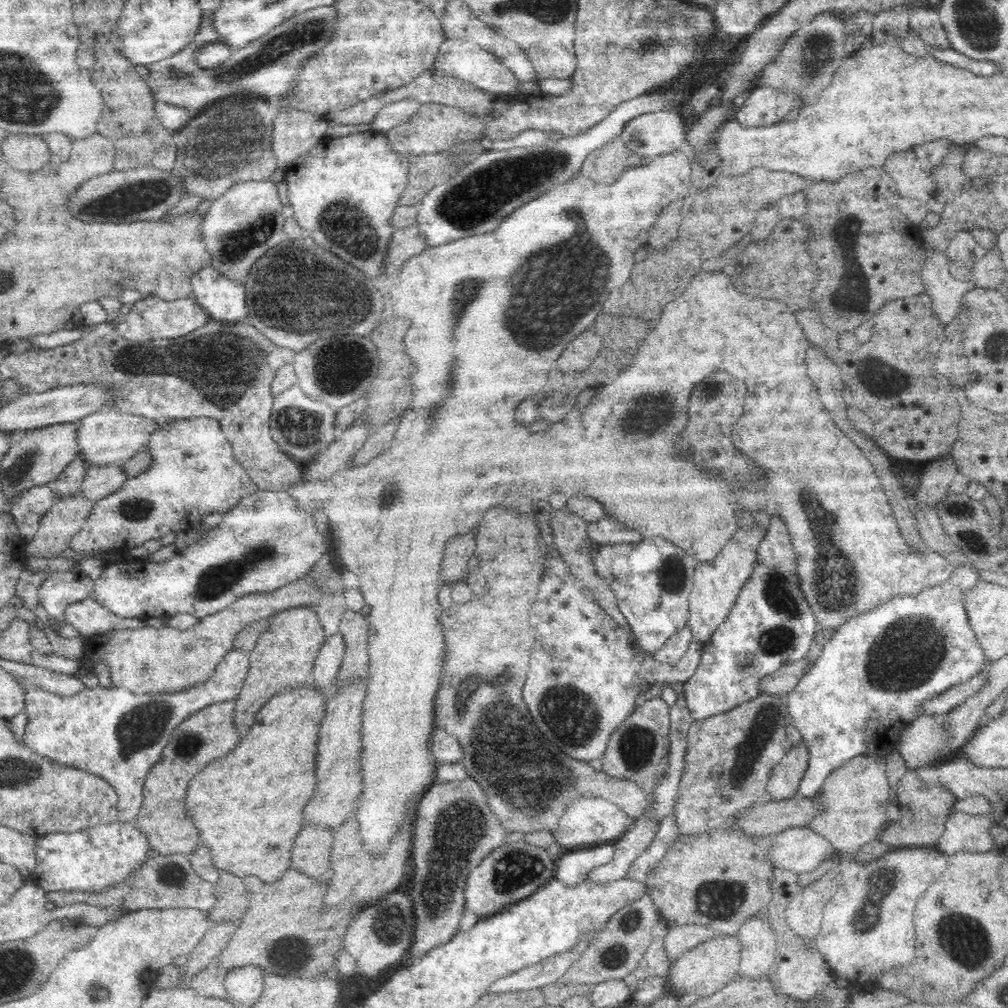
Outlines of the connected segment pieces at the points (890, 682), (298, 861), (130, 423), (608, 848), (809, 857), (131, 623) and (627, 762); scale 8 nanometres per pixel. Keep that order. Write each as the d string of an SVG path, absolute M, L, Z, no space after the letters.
M972 563L961 564L955 567L955 570L954 576L946 584L940 584L940 586L934 586L934 588L926 588L916 598L914 596L894 596L886 604L882 604L882 606L878 606L874 610L868 610L864 614L858 614L854 618L849 618L835 630L834 635L831 636L828 642L821 649L818 649L818 660L812 665L810 670L807 670L803 674L803 678L799 681L799 684L786 697L788 713L790 713L792 720L794 720L794 726L800 731L803 742L808 745L807 749L809 752L808 766L802 780L800 780L800 786L798 786L797 790L797 794L800 797L818 796L826 777L839 766L848 762L848 760L852 760L854 756L877 754L878 756L886 757L886 754L890 754L894 748L898 750L900 736L907 730L908 724L913 724L914 720L921 717L919 709L925 703L928 703L936 696L942 695L943 692L948 691L955 685L963 684L970 678L974 678L976 673L988 670L991 663L984 656L984 651L980 644L978 644L978 640L976 640L974 631L972 631L969 623L969 618L967 617L967 612L964 610L964 604L962 604L964 592L970 590L972 586L978 584L982 579L978 577L976 568Z
M304 826L292 848L292 868L318 878L330 868L334 830Z
M113 407L96 411L78 421L77 441L79 457L89 466L117 465L145 450L157 421L137 414L120 412Z
M606 842L594 847L557 852L558 860L555 868L555 878L564 886L578 886L589 878L590 870L600 865L608 864L613 859L615 846L613 842Z
M809 825L794 826L776 833L768 860L774 868L789 870L798 875L816 870L836 852L829 840L816 834Z
M93 596L68 605L64 618L64 622L79 630L85 638L104 634L114 629L138 629L146 625L145 621L139 618L116 616L113 612L106 610Z
M662 696L644 702L611 735L608 747L601 758L604 772L610 776L632 780L646 791L648 808L654 802L653 788L656 781L665 773L668 764L671 725L669 713L670 707Z

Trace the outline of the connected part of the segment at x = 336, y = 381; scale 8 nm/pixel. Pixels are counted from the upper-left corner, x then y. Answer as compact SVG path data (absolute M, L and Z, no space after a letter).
M305 236L298 240L286 239L266 252L252 266L244 285L247 316L250 318L248 323L258 328L276 346L296 352L293 367L296 369L297 384L306 396L318 402L326 402L334 409L348 406L362 397L378 374L378 349L368 338L381 325L384 297L380 293L380 283L334 253L316 246L314 239Z

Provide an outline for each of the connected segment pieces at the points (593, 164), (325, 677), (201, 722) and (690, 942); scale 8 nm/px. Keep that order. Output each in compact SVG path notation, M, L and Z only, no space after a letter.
M616 137L610 139L604 146L593 150L584 160L580 174L592 178L594 182L614 184L628 166L630 150L624 142Z
M338 632L326 638L316 657L311 686L323 690L331 685L340 672L343 658L345 657L345 640Z
M236 700L212 704L185 718L170 736L168 746L147 774L143 788L143 804L135 818L136 828L148 836L152 854L186 854L198 846L198 828L187 816L186 791L194 775L210 762L222 758L238 746L238 732L234 728Z
M700 924L675 925L671 926L666 935L664 948L668 952L668 958L674 961L692 948L696 948L698 944L702 944L714 936L718 936L718 934L712 928L705 928Z

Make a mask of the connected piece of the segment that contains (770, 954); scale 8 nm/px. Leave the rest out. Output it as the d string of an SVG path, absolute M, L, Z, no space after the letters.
M752 918L740 928L742 962L740 976L762 978L776 960L776 936L769 925L760 918Z

